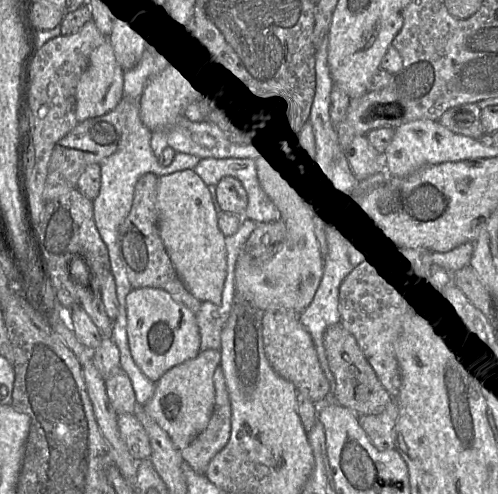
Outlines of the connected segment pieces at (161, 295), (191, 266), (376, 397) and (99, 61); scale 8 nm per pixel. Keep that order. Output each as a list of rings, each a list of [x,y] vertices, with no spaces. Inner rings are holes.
[[[144,287],[132,289],[126,297],[127,334],[131,355],[141,371],[153,382],[171,368],[200,352],[201,337],[194,314],[167,291]]]
[[[193,169],[163,175],[159,177],[156,210],[160,237],[178,277],[194,297],[219,305],[226,276],[226,237],[218,226],[218,213],[208,186]]]
[[[342,322],[328,326],[323,336],[329,368],[335,378],[335,400],[359,416],[378,414],[394,400],[379,381],[375,371],[360,349],[355,337]]]
[[[107,39],[93,50],[89,64],[77,83],[75,92],[77,121],[82,122],[112,111],[124,97],[123,86],[124,70],[116,60],[113,47]]]

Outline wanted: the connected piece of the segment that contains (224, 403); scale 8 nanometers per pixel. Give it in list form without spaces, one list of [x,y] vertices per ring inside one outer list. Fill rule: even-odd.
[[[222,366],[213,375],[215,403],[206,429],[189,446],[181,450],[186,463],[198,474],[205,475],[211,459],[224,448],[231,434],[231,402]]]

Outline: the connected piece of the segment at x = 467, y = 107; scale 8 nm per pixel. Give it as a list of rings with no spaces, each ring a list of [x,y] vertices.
[[[476,103],[464,104],[447,110],[438,121],[455,134],[481,139],[481,111]]]

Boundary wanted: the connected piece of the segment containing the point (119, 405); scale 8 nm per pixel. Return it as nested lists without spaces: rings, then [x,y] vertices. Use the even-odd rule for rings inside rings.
[[[119,368],[105,379],[107,395],[117,414],[133,414],[137,403],[132,383],[126,372]]]

